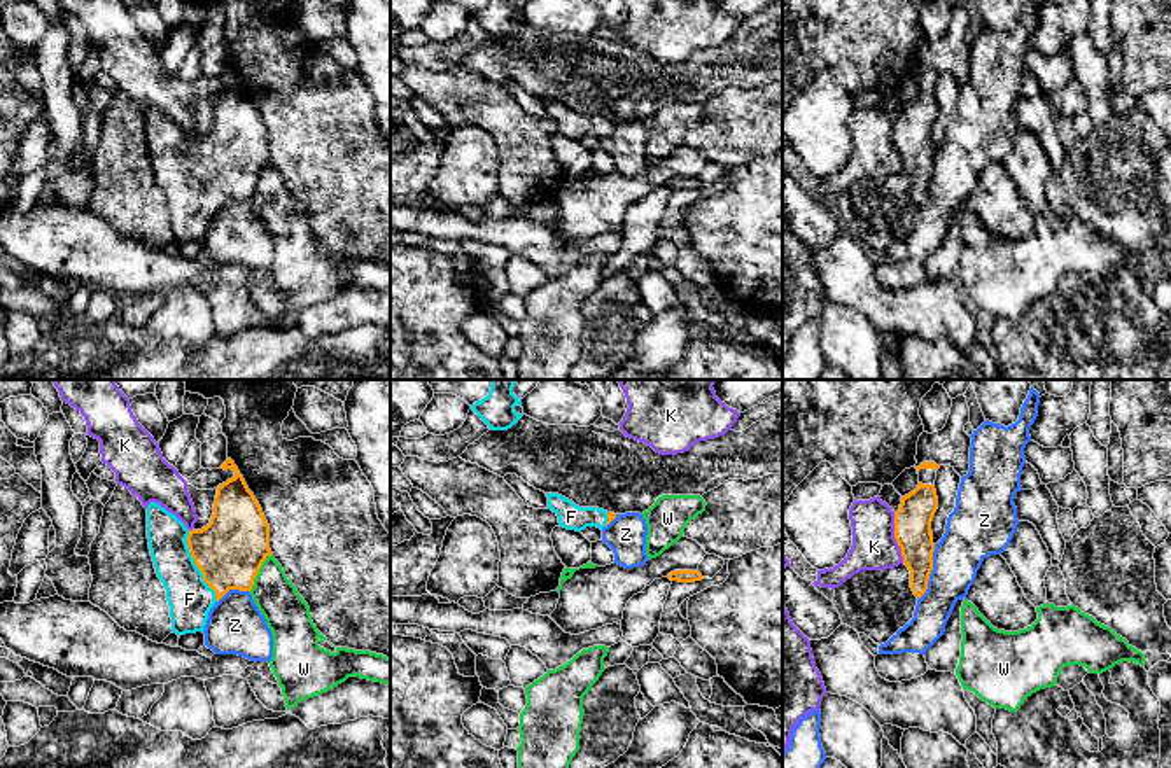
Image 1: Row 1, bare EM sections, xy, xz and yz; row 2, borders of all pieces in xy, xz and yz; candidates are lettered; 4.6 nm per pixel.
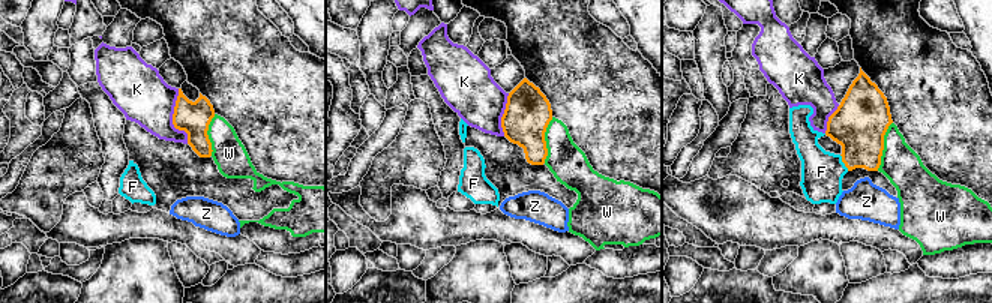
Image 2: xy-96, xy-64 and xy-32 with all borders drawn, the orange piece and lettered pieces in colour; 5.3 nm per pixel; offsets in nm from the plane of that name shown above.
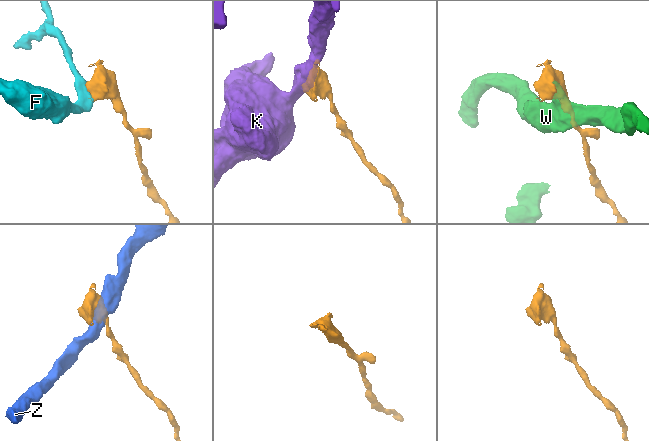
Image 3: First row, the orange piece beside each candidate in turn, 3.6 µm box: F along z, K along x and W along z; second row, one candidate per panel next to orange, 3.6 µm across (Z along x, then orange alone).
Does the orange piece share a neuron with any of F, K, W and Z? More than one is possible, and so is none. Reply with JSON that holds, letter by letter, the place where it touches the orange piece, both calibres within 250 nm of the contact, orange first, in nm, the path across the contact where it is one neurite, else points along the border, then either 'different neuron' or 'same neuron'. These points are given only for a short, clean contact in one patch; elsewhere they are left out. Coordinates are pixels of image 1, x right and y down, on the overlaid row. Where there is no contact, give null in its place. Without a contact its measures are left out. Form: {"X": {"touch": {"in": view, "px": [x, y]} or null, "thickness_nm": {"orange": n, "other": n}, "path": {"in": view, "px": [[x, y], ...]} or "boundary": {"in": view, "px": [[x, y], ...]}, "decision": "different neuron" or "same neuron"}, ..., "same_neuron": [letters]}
{"F": {"touch": {"in": "xy", "px": [196, 565]}, "thickness_nm": {"orange": 320, "other": 200}, "path": {"in": "xy", "px": [[230, 550], [196, 565], [189, 599]]}, "decision": "same neuron"}, "K": {"touch": {"in": "yz", "px": [895, 537]}, "thickness_nm": {"orange": 180, "other": 200}, "decision": "different neuron"}, "W": {"touch": {"in": "xy", "px": [258, 572]}, "thickness_nm": {"orange": 320, "other": 200}, "boundary": {"in": "xy", "px": [[270, 553], [249, 590]]}, "decision": "different neuron"}, "Z": {"touch": {"in": "yz", "px": [930, 572]}, "thickness_nm": {"orange": 180, "other": 240}, "decision": "different neuron"}, "same_neuron": ["F"]}

